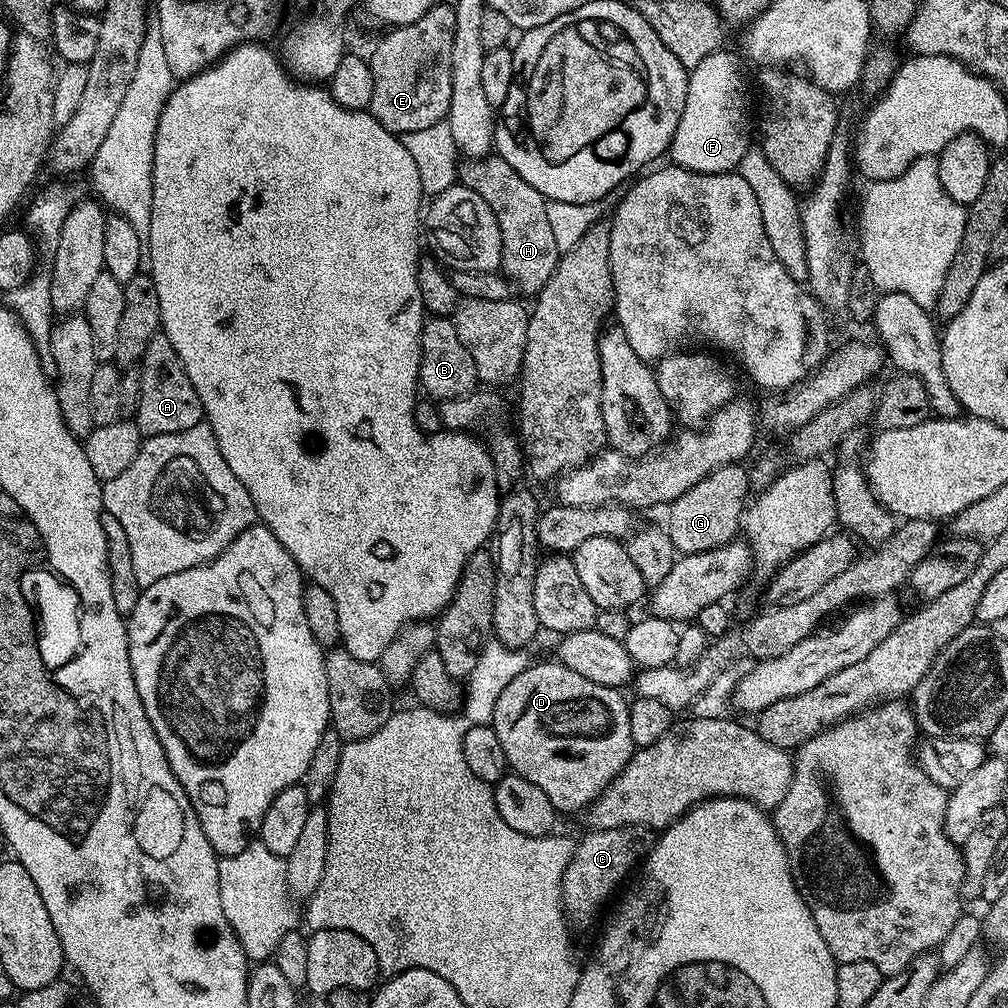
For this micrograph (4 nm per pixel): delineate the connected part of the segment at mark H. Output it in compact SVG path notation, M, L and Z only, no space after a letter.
M498 154L465 159L459 165L458 180L470 190L474 190L474 194L478 194L478 198L482 198L482 202L486 202L486 206L490 206L490 210L494 210L498 230L502 234L500 268L503 275L508 277L517 293L525 292L528 298L535 297L536 293L542 290L542 286L546 286L546 282L550 282L550 274L554 274L562 255L558 250L558 242L554 242L550 218L546 218L548 201L544 199L541 192L534 190L534 186L530 186L530 182L526 182L522 178L522 174L518 174L518 170L514 170L514 166L510 166L510 162L506 162Z

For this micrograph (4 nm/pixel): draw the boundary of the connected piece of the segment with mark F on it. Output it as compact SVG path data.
M721 50L690 69L686 106L682 106L682 118L678 118L670 149L675 167L702 174L735 172L748 153L754 140L754 120L748 117L748 80L737 56Z

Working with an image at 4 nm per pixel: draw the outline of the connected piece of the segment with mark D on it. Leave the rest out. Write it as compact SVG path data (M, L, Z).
M559 662L529 663L522 674L502 690L502 698L498 698L492 715L491 726L502 741L509 769L539 786L557 813L587 809L604 794L637 749L634 738L630 736L629 701L624 700L624 694L615 688L598 686L598 682L590 682L590 678L574 674L574 670Z

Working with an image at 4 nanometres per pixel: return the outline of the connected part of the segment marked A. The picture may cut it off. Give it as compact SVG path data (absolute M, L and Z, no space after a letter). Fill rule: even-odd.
M161 330L147 337L143 344L144 357L138 361L141 396L134 417L141 437L174 434L200 424L204 420L202 398L198 398L198 390L194 390L194 382L190 382L170 338L166 338L166 334Z

